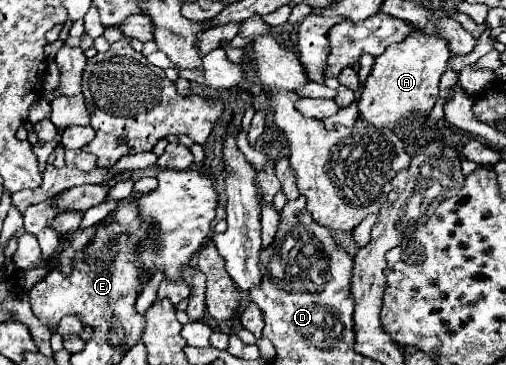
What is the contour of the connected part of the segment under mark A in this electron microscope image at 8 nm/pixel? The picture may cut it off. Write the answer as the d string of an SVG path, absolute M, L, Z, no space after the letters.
M414 31L398 45L390 45L372 67L372 73L366 79L364 91L358 99L360 119L372 127L380 129L398 129L406 121L422 121L430 115L438 99L438 81L450 59L450 49L442 37Z

